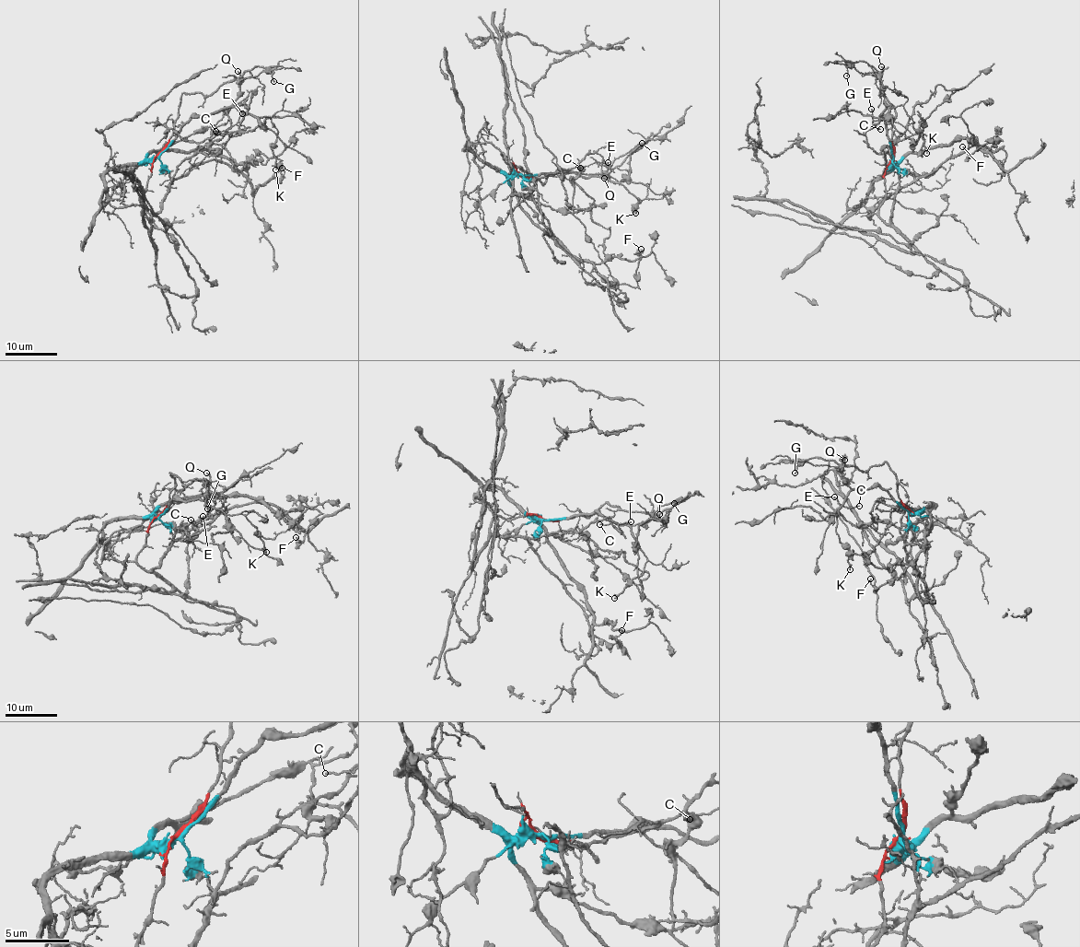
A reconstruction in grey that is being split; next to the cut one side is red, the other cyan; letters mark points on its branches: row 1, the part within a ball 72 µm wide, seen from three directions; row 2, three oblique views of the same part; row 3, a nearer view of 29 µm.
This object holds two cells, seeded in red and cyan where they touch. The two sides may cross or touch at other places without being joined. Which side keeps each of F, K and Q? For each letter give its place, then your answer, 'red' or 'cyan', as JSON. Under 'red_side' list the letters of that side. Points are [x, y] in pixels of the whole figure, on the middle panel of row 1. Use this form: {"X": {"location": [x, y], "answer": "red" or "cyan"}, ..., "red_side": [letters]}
{"F": {"location": [641, 249], "answer": "cyan"}, "K": {"location": [635, 213], "answer": "cyan"}, "Q": {"location": [604, 178], "answer": "cyan"}, "red_side": []}

